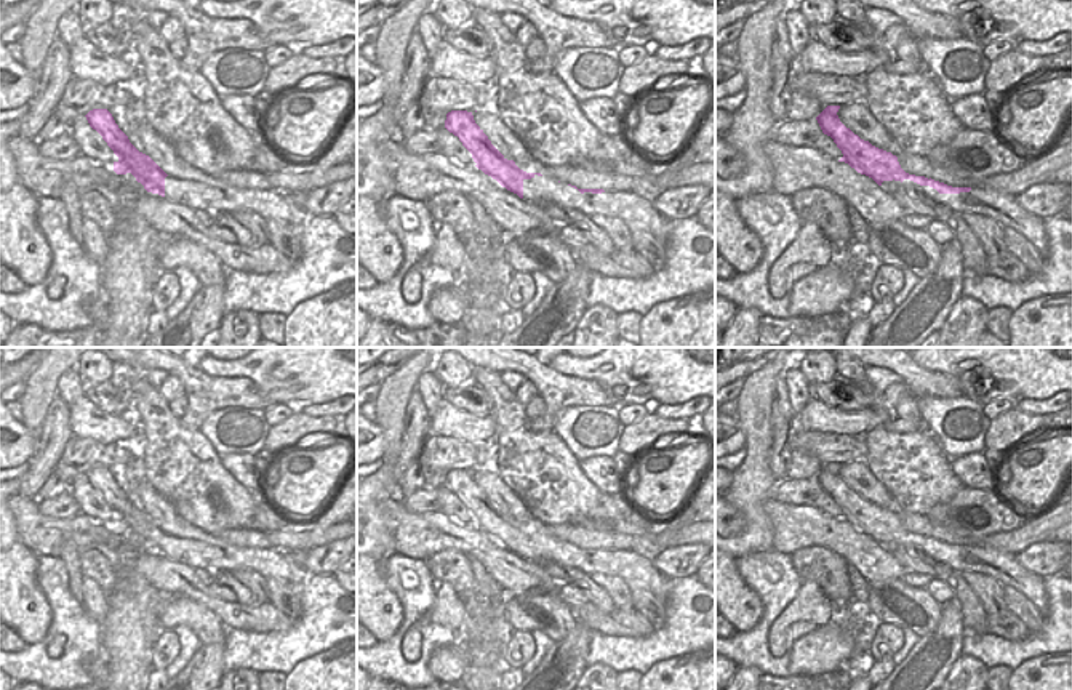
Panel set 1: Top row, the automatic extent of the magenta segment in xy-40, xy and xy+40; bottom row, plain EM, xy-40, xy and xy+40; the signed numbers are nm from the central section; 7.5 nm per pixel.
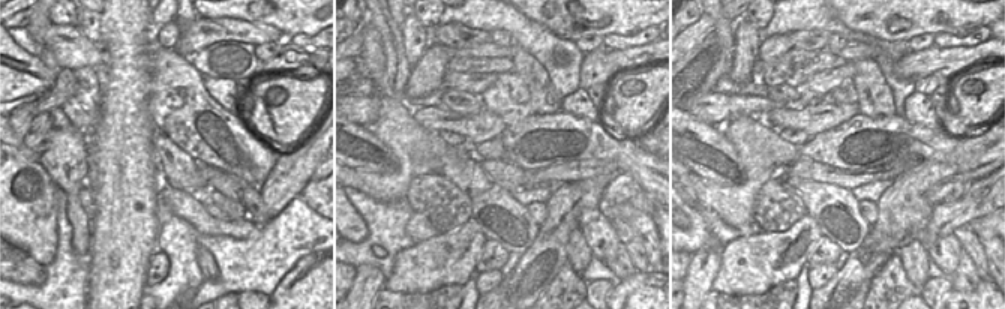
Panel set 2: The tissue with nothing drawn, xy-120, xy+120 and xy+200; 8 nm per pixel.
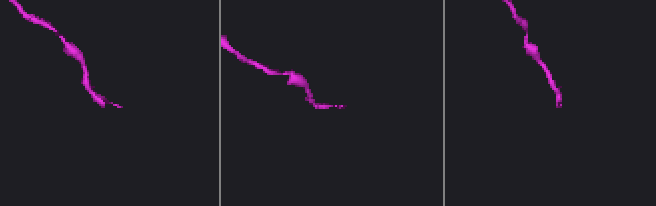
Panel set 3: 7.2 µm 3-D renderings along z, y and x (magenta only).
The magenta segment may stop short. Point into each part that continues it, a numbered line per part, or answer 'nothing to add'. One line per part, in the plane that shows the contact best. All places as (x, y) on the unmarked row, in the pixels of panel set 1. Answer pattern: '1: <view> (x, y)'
1: xy+40 (1002, 567)

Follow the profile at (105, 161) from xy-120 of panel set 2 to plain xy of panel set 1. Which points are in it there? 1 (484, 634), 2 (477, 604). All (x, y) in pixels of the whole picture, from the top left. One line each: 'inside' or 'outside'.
1: inside
2: inside

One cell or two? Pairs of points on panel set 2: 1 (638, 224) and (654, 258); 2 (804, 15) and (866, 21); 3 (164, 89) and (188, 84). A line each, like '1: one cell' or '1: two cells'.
1: one cell
2: two cells
3: one cell

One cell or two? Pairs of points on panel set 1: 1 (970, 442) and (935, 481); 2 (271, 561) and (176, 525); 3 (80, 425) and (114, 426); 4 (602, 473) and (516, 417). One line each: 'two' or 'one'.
1: two
2: two
3: one
4: two

